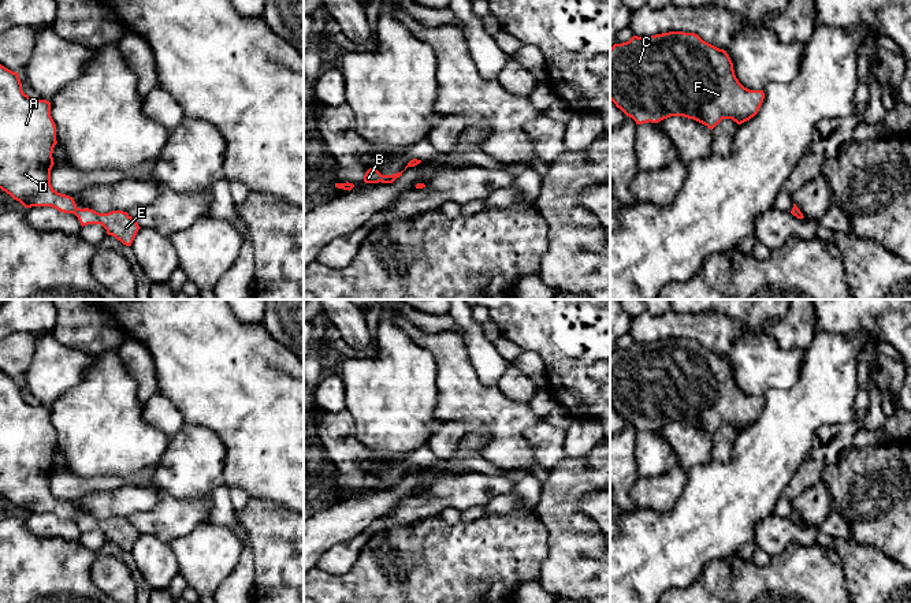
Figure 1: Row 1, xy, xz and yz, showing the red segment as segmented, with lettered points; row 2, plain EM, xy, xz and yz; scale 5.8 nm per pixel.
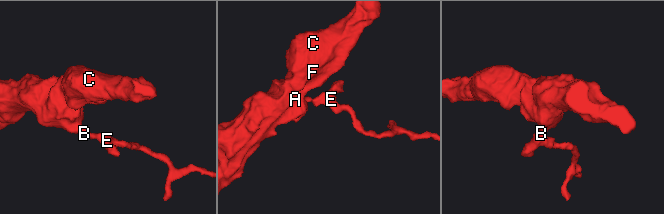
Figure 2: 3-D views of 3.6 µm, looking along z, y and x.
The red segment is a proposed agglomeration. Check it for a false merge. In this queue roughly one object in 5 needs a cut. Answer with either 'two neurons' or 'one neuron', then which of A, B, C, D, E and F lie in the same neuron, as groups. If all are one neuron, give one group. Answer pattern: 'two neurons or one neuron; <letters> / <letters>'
one neuron; A B C D E F

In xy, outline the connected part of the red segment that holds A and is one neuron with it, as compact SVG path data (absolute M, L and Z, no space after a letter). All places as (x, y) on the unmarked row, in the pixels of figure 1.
M0 371L0 495L25 514L52 513L74 520L82 533L101 531L108 541L131 552L141 533L127 518L81 515L72 503L52 494L56 450L51 409L25 401L19 380Z

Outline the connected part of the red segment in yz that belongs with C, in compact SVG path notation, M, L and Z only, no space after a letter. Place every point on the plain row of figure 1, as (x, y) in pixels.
M695 339L633 342L610 354L610 406L636 431L658 429L670 423L694 425L711 436L722 425L741 431L758 420L763 405L763 397L750 397L739 388L726 357Z

